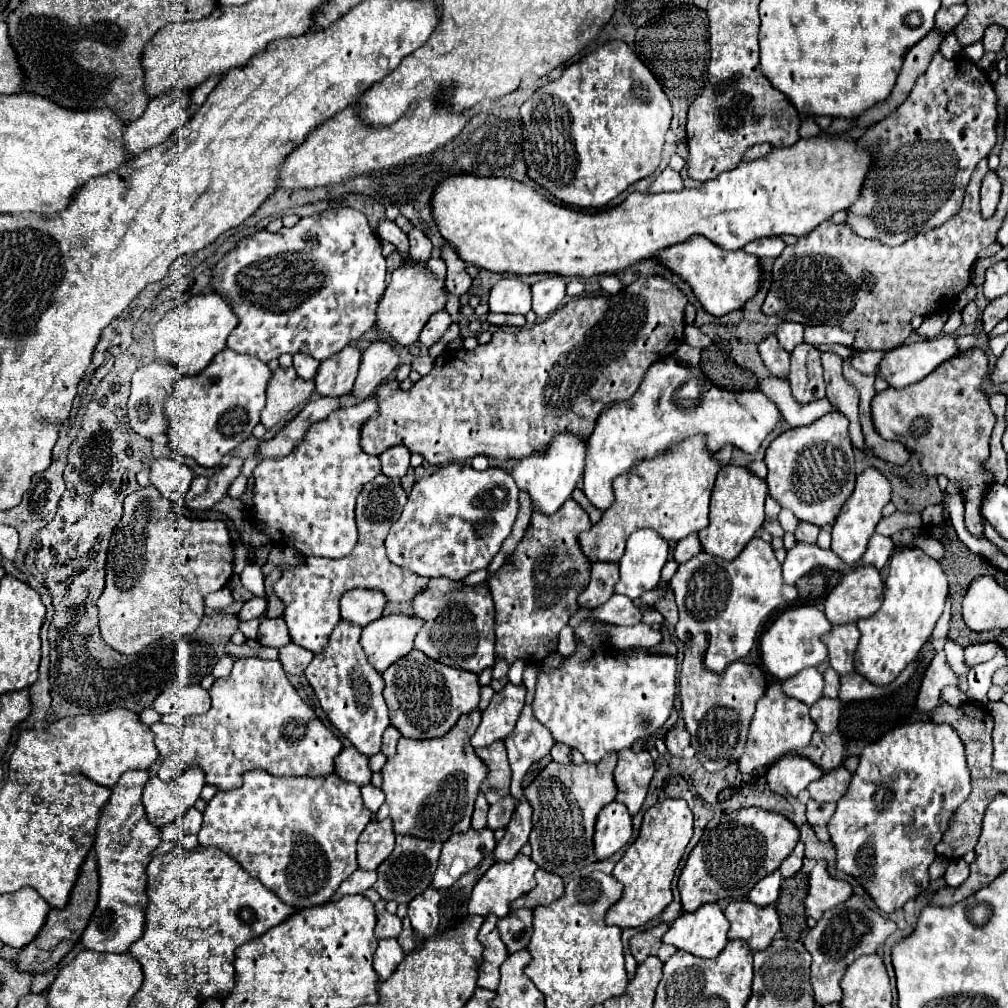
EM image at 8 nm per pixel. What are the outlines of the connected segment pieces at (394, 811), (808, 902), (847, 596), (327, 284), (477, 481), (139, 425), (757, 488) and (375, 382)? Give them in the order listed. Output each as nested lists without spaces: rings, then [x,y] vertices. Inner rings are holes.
[[[474,709],[460,717],[444,737],[424,741],[402,737],[396,745],[396,755],[380,771],[386,801],[376,813],[376,819],[390,817],[396,835],[414,835],[432,841],[446,841],[454,833],[468,831],[480,781],[484,781],[488,771],[470,745],[470,737],[478,725],[480,709]]]
[[[816,861],[814,869],[808,873],[808,895],[804,899],[806,915],[812,919],[822,919],[824,911],[848,901],[852,887],[846,881],[832,879],[826,871],[824,861]]]
[[[858,565],[826,597],[826,619],[846,625],[874,615],[882,605],[882,585],[874,565]]]
[[[338,207],[338,209],[328,209],[328,211],[322,211],[318,215],[310,215],[310,217],[304,217],[300,219],[294,227],[286,229],[282,227],[278,233],[268,233],[266,229],[264,231],[256,231],[254,235],[242,239],[238,243],[236,249],[232,249],[228,255],[222,257],[222,261],[216,265],[214,273],[212,273],[212,287],[214,291],[220,291],[220,295],[224,295],[224,299],[232,305],[232,309],[236,311],[236,315],[240,317],[240,323],[238,327],[230,333],[228,337],[228,347],[234,349],[236,353],[248,353],[248,355],[256,355],[260,357],[262,361],[270,361],[274,357],[280,357],[282,353],[290,353],[290,355],[296,355],[296,353],[308,353],[312,355],[314,359],[322,361],[326,357],[330,357],[332,353],[338,353],[342,347],[350,345],[352,341],[356,341],[362,333],[366,333],[374,321],[376,321],[376,307],[378,307],[378,301],[380,297],[384,295],[384,289],[386,289],[386,261],[382,257],[382,247],[380,247],[380,239],[376,237],[376,233],[370,229],[368,225],[368,219],[364,213],[356,211],[356,209],[350,209],[350,207]]]
[[[452,461],[442,465],[436,473],[422,477],[408,497],[408,503],[400,519],[392,525],[386,537],[388,559],[394,565],[410,569],[424,577],[446,577],[452,581],[464,579],[472,571],[486,569],[494,555],[500,551],[502,541],[510,535],[514,519],[518,515],[518,489],[508,471],[490,467],[486,471],[474,471],[468,463]]]
[[[152,361],[134,371],[132,389],[128,397],[128,423],[138,435],[152,437],[158,433],[166,433],[168,419],[164,415],[164,401],[172,393],[174,381],[178,377],[180,377],[180,371],[176,367],[172,367],[170,363],[160,363],[160,361]]]
[[[724,465],[718,471],[718,479],[712,491],[710,525],[698,533],[702,549],[726,561],[736,559],[764,523],[764,497],[766,495],[768,495],[768,487],[764,479],[756,477],[746,467]]]
[[[378,339],[372,341],[370,347],[362,353],[362,365],[358,371],[358,379],[352,395],[362,401],[372,395],[382,381],[390,377],[390,373],[398,367],[398,349],[390,341]]]

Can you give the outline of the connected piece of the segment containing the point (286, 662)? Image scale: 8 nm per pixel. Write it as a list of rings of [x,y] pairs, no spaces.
[[[284,645],[278,651],[278,661],[282,663],[282,669],[288,675],[300,675],[306,669],[306,665],[312,661],[312,657],[314,657],[312,651],[298,645]]]

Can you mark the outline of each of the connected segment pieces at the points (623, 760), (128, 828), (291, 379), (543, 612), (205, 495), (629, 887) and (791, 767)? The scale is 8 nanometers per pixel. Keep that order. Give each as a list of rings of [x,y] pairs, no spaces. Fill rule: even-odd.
[[[626,749],[624,753],[620,753],[614,769],[614,781],[618,787],[616,801],[624,803],[630,815],[636,815],[640,811],[652,775],[654,775],[654,761],[648,751]]]
[[[126,771],[112,787],[112,797],[100,813],[96,829],[100,899],[80,939],[86,949],[126,953],[128,947],[142,937],[148,903],[146,867],[150,863],[150,853],[160,845],[160,831],[146,819],[142,807],[142,789],[148,777],[148,771]]]
[[[278,367],[272,373],[266,387],[266,407],[260,413],[260,421],[264,423],[266,429],[272,429],[280,421],[284,421],[294,407],[306,403],[312,391],[314,391],[314,381],[298,377],[294,367],[288,369]]]
[[[568,499],[552,517],[532,517],[516,551],[490,579],[490,593],[496,605],[496,657],[508,663],[516,659],[544,661],[556,651],[558,633],[578,609],[576,597],[590,581],[590,561],[584,561],[576,535],[590,529],[586,511]]]
[[[234,457],[214,477],[210,477],[210,479],[202,477],[202,475],[194,477],[188,495],[182,499],[182,505],[188,507],[188,509],[192,509],[192,511],[210,509],[214,503],[218,503],[226,495],[228,485],[232,483],[234,477],[240,475],[240,469],[242,469],[242,459]]]
[[[664,799],[644,813],[638,839],[632,843],[632,847],[628,847],[612,871],[612,875],[624,885],[624,895],[616,905],[612,905],[612,909],[608,909],[608,925],[616,925],[620,929],[642,927],[650,919],[660,917],[660,913],[672,901],[672,877],[690,837],[692,811],[682,799]]]
[[[786,755],[774,761],[764,773],[770,791],[780,795],[798,795],[808,787],[808,783],[822,777],[822,769],[800,755]]]

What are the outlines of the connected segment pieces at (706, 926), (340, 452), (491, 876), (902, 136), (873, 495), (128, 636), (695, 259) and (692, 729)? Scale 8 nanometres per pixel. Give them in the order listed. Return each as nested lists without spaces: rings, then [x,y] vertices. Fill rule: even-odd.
[[[716,903],[702,905],[694,913],[682,913],[662,937],[664,943],[674,945],[696,957],[712,959],[728,943],[730,923]]]
[[[370,397],[358,405],[336,409],[326,419],[312,425],[306,431],[304,439],[292,449],[288,457],[282,459],[264,459],[254,469],[254,487],[252,487],[252,523],[258,531],[270,537],[272,543],[280,543],[300,551],[304,557],[346,557],[356,541],[358,529],[354,521],[356,497],[366,483],[370,483],[380,473],[380,459],[368,455],[360,449],[360,425],[376,413],[376,399]]]
[[[522,853],[510,863],[496,861],[474,885],[474,891],[472,891],[472,897],[470,897],[470,903],[468,903],[468,913],[470,915],[482,915],[482,917],[486,917],[488,913],[496,913],[498,917],[508,915],[510,903],[516,901],[518,897],[530,893],[536,887],[536,879],[534,879],[536,869],[538,869],[538,865]]]
[[[936,53],[908,99],[888,119],[870,127],[860,143],[878,145],[878,151],[846,223],[860,237],[902,245],[914,233],[942,225],[960,209],[974,167],[996,143],[996,93],[972,61],[962,55],[948,61]]]
[[[868,467],[862,475],[856,479],[856,489],[850,495],[850,499],[844,503],[844,513],[840,513],[834,521],[832,529],[832,545],[830,549],[846,563],[846,565],[856,565],[868,545],[870,535],[874,533],[876,523],[882,519],[882,509],[890,501],[890,483],[888,479],[874,467]]]
[[[156,487],[134,491],[124,501],[124,515],[114,529],[106,563],[106,587],[98,599],[102,639],[124,655],[140,653],[148,643],[170,634],[192,633],[204,615],[204,597],[222,589],[232,577],[230,535],[222,521],[176,515]]]
[[[692,237],[692,241],[686,241],[684,245],[662,249],[654,259],[686,281],[704,311],[714,317],[722,317],[734,309],[740,309],[750,297],[754,297],[760,285],[760,263],[756,257],[744,253],[742,249],[728,253],[718,245],[712,245],[712,241],[704,241],[704,237]]]
[[[698,633],[684,647],[684,661],[680,671],[682,717],[698,761],[704,765],[704,769],[720,771],[728,763],[738,761],[740,753],[744,751],[754,707],[764,695],[768,681],[758,665],[748,663],[732,663],[722,673],[714,673],[704,667],[704,653],[706,633]]]

